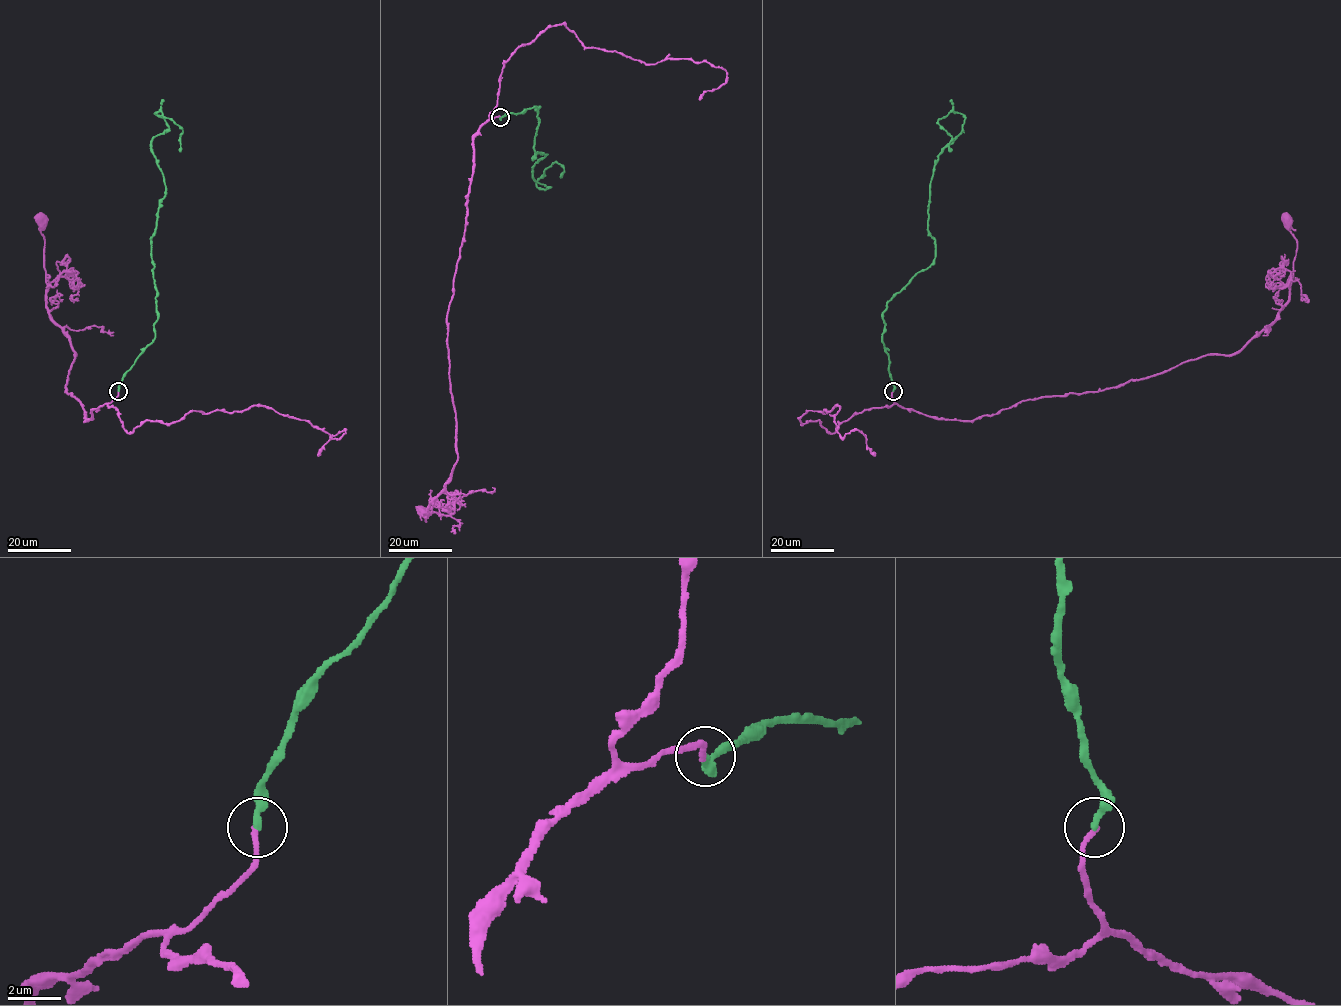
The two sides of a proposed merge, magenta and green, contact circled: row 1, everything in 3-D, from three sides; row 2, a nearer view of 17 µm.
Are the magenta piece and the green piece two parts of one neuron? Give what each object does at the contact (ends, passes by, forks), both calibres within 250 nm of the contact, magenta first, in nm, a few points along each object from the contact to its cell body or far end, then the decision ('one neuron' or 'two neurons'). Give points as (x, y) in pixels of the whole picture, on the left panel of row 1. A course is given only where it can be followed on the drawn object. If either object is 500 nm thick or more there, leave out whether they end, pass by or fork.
magenta ends; green ends; calibres 200 and 280 nm; course magenta (118, 391), (110, 403), (94, 408), (87, 421), (82, 406), (65, 392), (76, 354), (46, 305), (42, 220); course green (118, 391), (157, 319), (151, 237), (165, 184), (151, 140), (168, 128), (155, 113), (182, 129), (179, 151); two neurons

